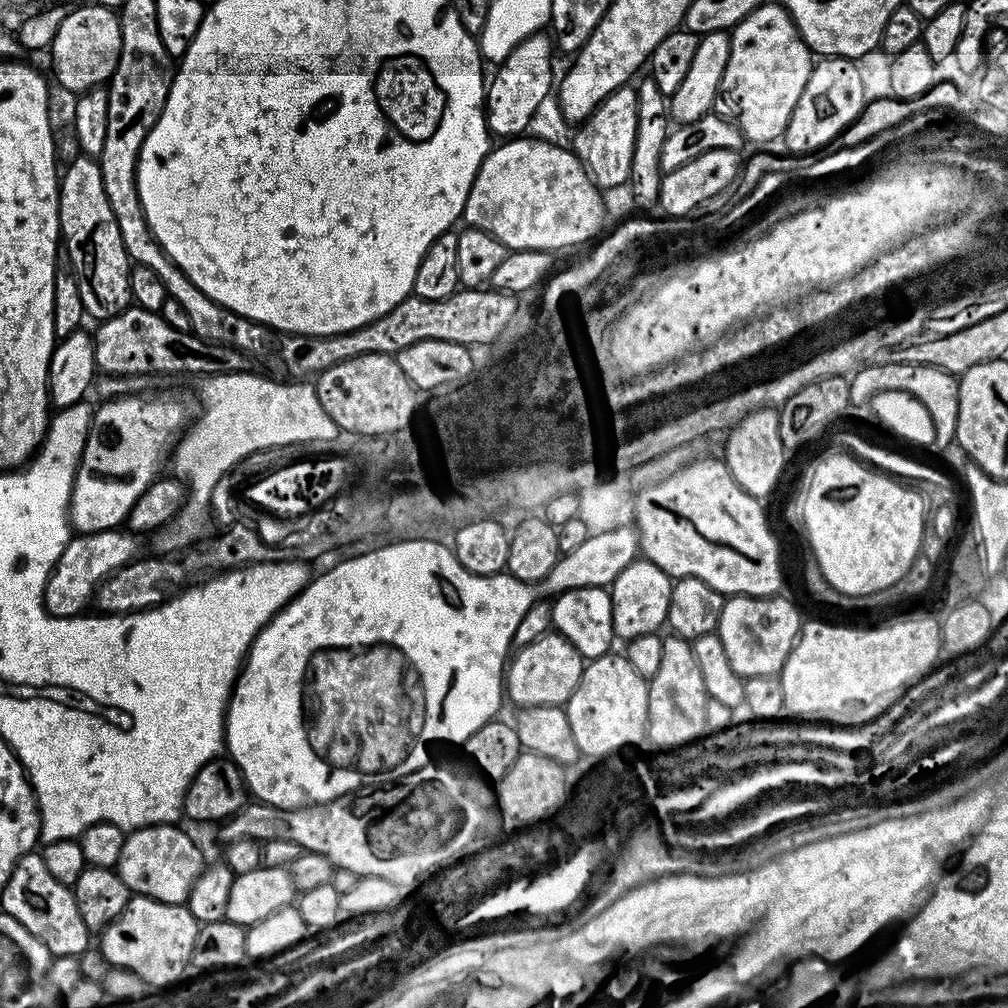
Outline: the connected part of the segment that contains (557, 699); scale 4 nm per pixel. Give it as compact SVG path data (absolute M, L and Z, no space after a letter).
M552 630L523 645L506 668L506 696L521 707L564 706L571 700L584 673L585 659L559 632Z

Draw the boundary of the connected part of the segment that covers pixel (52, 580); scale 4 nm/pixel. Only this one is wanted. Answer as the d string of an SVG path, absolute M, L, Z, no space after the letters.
M127 530L73 535L62 550L58 562L48 573L48 581L44 584L44 609L52 617L81 615L87 609L84 607L90 604L90 599L101 580L133 559L132 540L133 533Z

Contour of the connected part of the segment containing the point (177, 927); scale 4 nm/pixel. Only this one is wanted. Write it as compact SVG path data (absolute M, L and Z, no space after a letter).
M133 895L124 911L107 928L103 929L98 947L108 960L109 965L132 972L144 980L148 986L172 984L175 980L183 978L184 971L189 971L192 951L196 949L196 939L200 930L201 925L192 917L192 911L184 904L163 904L157 900L151 900L149 896Z

